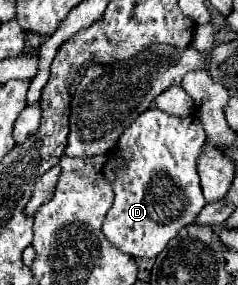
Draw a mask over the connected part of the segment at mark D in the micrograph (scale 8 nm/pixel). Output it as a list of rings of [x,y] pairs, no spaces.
[[[150,106],[118,140],[126,168],[116,170],[114,204],[108,210],[102,234],[132,258],[156,258],[164,246],[206,206],[196,174],[196,158],[206,142],[206,132],[196,116],[170,116]]]

